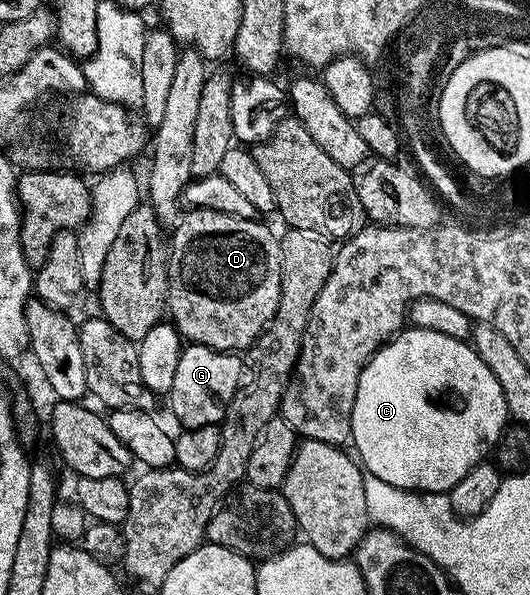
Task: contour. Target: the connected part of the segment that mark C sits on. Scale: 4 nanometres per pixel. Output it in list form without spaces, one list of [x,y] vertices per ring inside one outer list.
[[[409,326],[398,332],[389,343],[383,345],[361,369],[359,386],[355,390],[355,406],[351,410],[351,430],[353,431],[351,444],[352,447],[357,447],[356,455],[359,457],[362,469],[375,474],[375,478],[396,488],[406,488],[408,492],[448,493],[449,489],[457,485],[459,478],[463,478],[463,474],[467,474],[467,470],[482,463],[488,457],[485,455],[488,452],[490,455],[496,449],[510,420],[507,402],[503,398],[503,389],[499,387],[495,374],[491,374],[491,370],[487,370],[487,362],[483,362],[483,358],[479,358],[472,343],[447,338],[447,334],[435,334],[435,330],[423,330]]]

